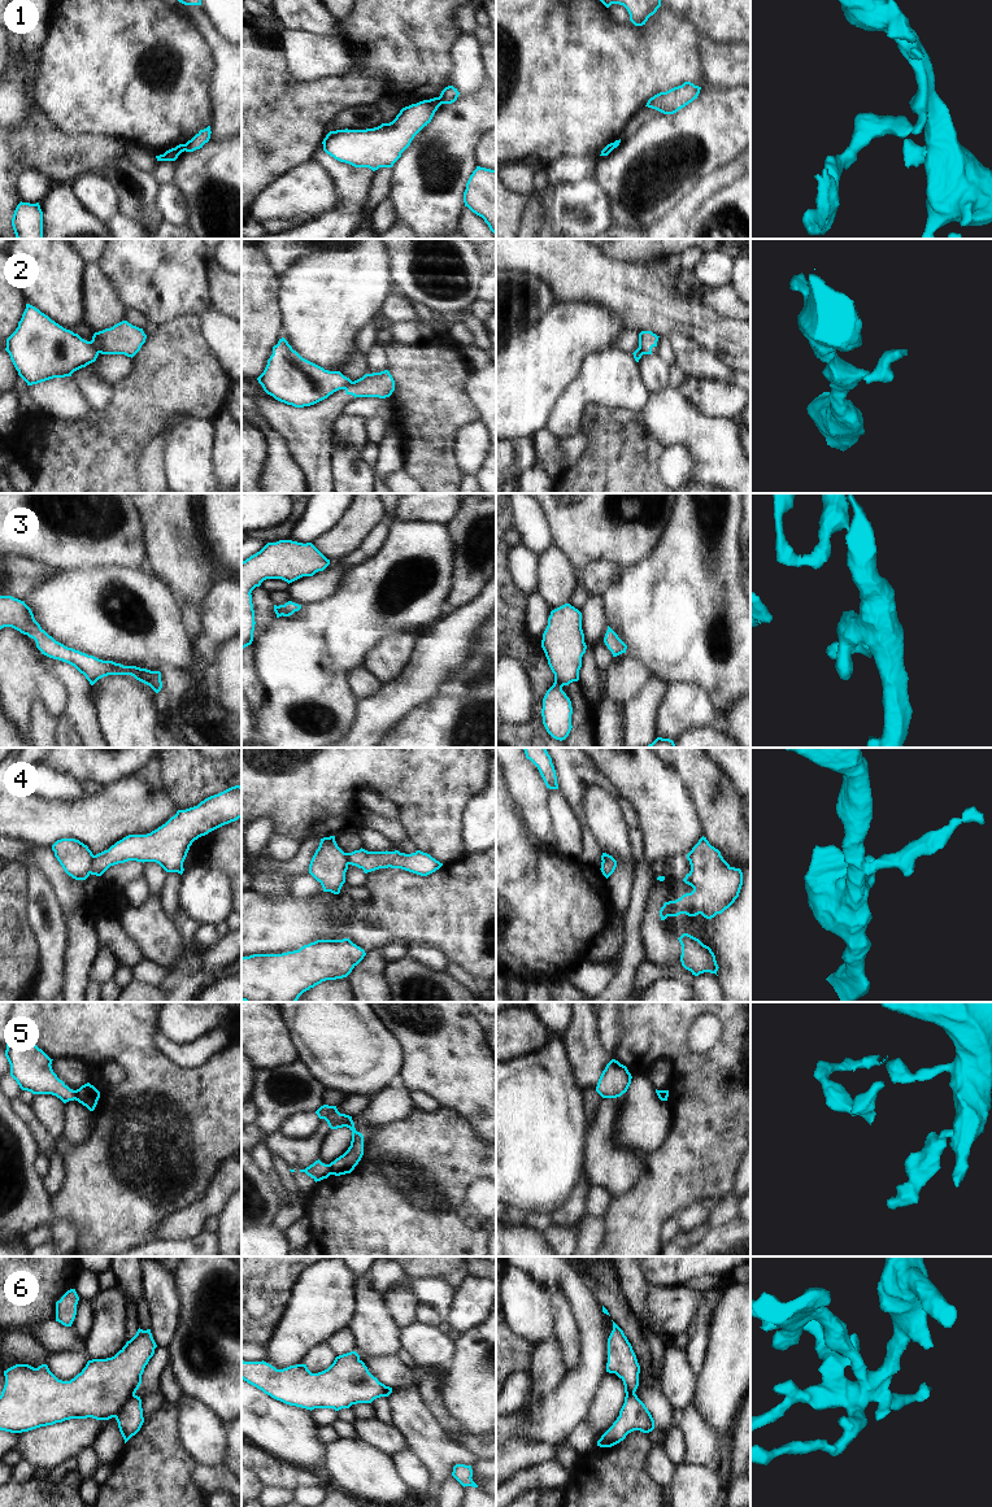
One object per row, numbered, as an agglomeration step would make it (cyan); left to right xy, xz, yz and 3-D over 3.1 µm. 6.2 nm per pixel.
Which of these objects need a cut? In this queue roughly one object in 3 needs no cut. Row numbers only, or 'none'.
1, 2, 4, 5, 6

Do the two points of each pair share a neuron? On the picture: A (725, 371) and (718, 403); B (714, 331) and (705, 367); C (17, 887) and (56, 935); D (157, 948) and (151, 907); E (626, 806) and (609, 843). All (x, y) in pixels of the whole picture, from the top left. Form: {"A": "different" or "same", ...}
{"A": "different", "B": "different", "C": "different", "D": "same", "E": "different"}

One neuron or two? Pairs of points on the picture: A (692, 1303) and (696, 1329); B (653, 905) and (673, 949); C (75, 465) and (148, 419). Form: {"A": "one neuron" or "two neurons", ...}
{"A": "two neurons", "B": "one neuron", "C": "one neuron"}

